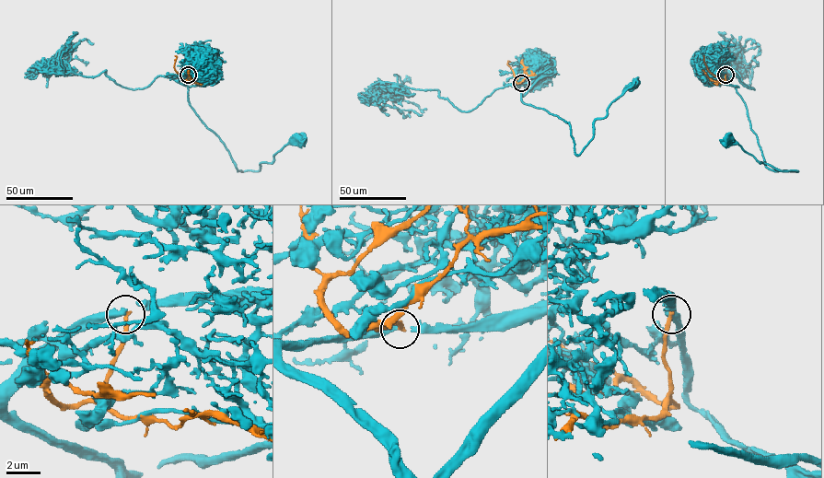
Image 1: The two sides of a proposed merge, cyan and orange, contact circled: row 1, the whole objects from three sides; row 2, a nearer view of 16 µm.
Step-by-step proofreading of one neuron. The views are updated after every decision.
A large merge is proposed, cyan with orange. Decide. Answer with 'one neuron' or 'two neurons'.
two neurons

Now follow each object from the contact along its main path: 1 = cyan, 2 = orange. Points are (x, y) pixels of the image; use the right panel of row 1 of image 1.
1: (725, 75), (744, 103), (765, 165), (774, 171), (797, 171), (781, 171), (760, 163), (727, 138)
2: (725, 75), (725, 81), (708, 70), (703, 55)

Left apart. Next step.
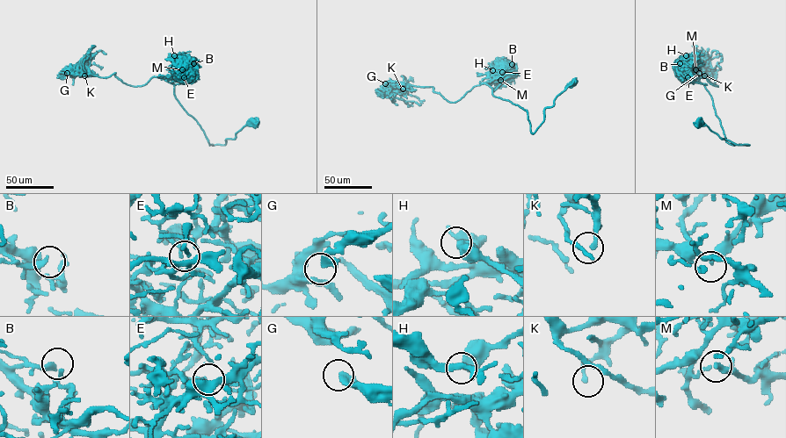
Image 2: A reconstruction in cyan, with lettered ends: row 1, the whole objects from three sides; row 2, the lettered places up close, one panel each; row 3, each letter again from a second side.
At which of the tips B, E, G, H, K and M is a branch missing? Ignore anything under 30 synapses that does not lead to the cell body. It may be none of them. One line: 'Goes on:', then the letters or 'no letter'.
Goes on: G

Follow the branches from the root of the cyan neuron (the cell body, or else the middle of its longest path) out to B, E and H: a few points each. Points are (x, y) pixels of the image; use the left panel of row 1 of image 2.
B: (253, 121), (225, 144), (209, 145), (174, 94), (174, 84), (193, 79), (187, 73), (187, 63), (193, 63)
E: (253, 121), (225, 144), (209, 145), (167, 78), (184, 77)
H: (253, 121), (225, 144), (209, 145), (200, 125), (175, 97), (174, 85), (193, 78), (186, 63), (174, 55)

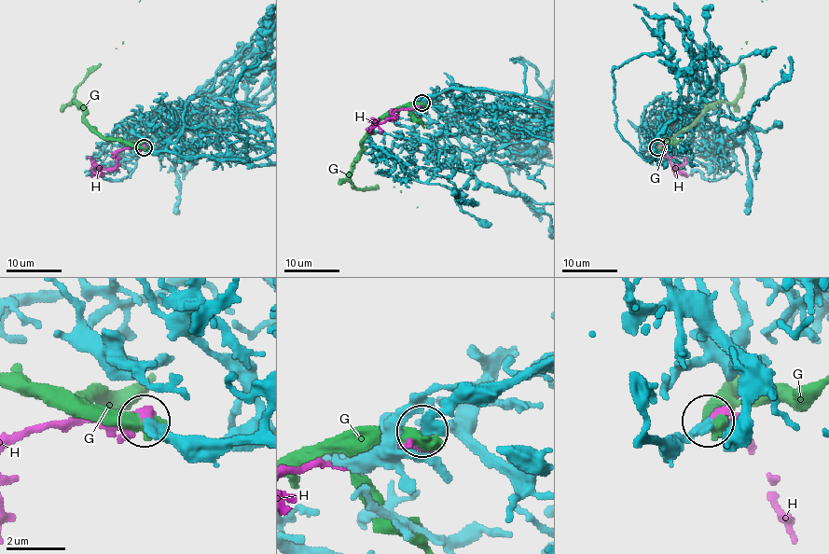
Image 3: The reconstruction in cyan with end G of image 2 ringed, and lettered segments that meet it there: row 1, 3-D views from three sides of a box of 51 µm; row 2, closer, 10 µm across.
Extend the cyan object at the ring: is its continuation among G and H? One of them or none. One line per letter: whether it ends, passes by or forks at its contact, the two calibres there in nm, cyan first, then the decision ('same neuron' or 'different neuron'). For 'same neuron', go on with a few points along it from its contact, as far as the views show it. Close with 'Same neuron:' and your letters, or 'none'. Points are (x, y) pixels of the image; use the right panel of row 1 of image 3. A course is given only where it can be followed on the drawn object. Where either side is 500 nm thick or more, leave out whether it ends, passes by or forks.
G: 320 nm thick on the cyan side, 600 nm on the other; different neuron
H: it ends there; 320 nm thick on the cyan side, 280 nm on the other; same neuron; it runs (657, 147), (664, 147), (674, 168), (683, 162), (683, 156)
Same neuron: H

